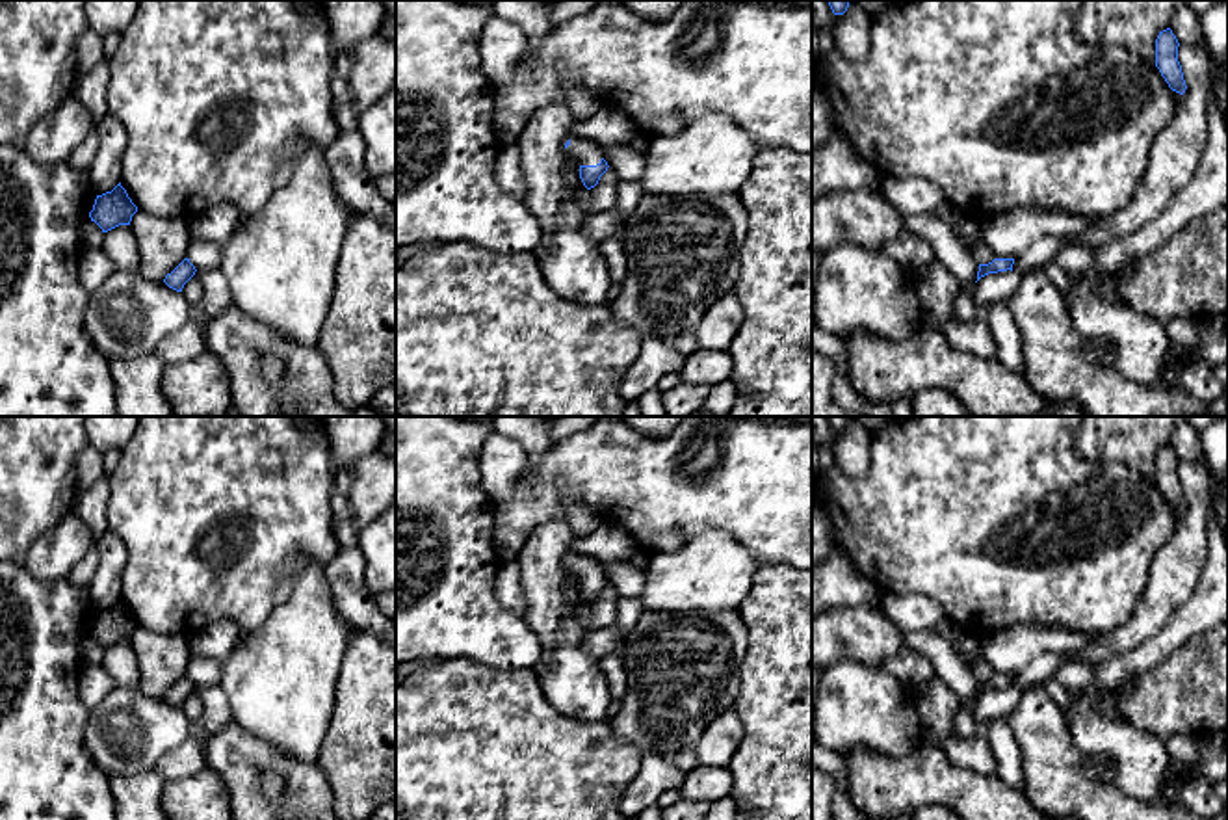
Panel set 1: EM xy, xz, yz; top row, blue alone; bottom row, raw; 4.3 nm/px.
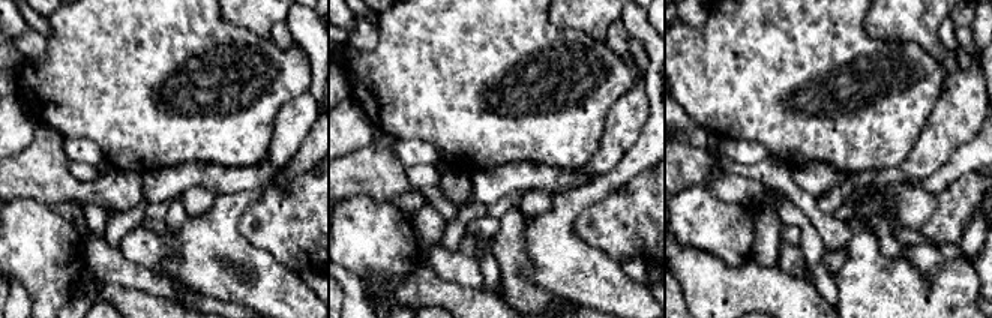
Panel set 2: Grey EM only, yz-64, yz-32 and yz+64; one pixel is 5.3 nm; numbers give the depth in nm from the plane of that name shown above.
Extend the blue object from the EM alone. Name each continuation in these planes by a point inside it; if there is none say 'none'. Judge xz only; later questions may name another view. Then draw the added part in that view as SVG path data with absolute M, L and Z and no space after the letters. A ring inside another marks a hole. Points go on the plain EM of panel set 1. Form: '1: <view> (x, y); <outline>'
1: xz (584, 568); M578 552L570 554L570 562L567 563L567 569L580 582L596 582L604 575L602 562Z

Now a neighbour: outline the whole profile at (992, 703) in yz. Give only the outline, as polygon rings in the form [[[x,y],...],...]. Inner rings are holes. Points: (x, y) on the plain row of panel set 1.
[[[1011,686],[981,694],[972,703],[975,721],[985,727],[994,718],[1007,718],[1012,710],[1014,697],[1016,692]]]

